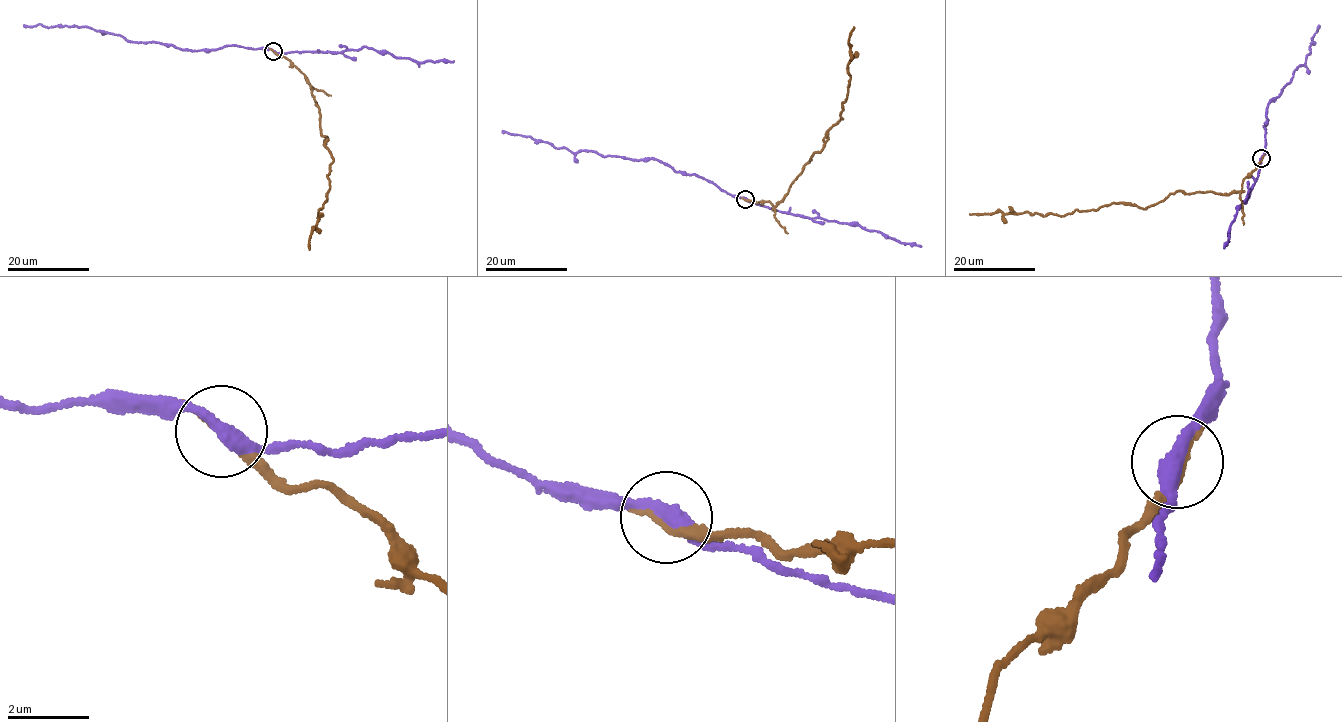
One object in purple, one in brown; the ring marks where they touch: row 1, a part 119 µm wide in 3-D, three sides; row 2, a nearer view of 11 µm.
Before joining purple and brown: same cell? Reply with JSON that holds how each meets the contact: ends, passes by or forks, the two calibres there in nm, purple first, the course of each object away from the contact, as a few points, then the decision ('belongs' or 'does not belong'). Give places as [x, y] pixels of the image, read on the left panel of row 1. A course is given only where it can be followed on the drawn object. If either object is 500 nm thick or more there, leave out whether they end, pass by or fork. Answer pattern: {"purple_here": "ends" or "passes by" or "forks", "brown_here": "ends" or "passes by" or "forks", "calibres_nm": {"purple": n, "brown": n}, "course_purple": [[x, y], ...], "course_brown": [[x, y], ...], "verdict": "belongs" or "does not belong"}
{"purple_here": "passes by", "brown_here": "ends", "calibres_nm": {"purple": 340, "brown": 180}, "course_purple": [[273, 51], [232, 45], [190, 50], [154, 41], [129, 41], [82, 26], [24, 26]], "course_brown": [[273, 51], [312, 89], [333, 160], [309, 250]], "verdict": "does not belong"}

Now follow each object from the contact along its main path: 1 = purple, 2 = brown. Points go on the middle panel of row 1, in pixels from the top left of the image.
1: (744, 199), (732, 196), (694, 175), (676, 172), (657, 159), (606, 156), (580, 150), (576, 153), (502, 131)
2: (744, 199), (774, 207), (823, 147), (827, 130), (842, 119), (854, 27)

